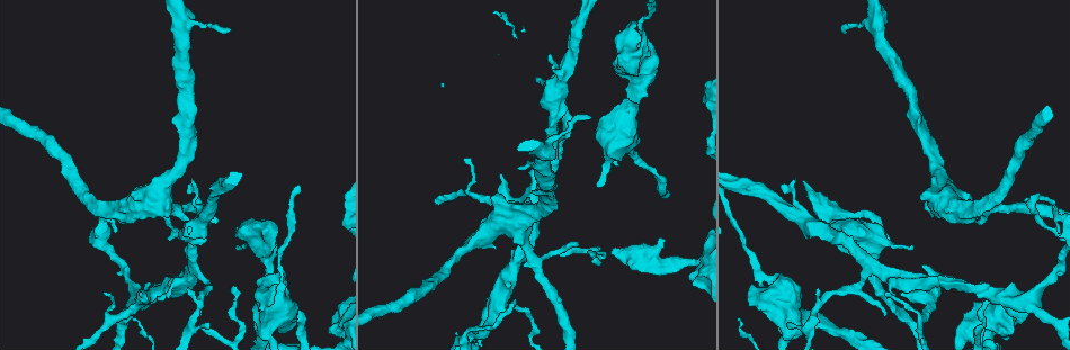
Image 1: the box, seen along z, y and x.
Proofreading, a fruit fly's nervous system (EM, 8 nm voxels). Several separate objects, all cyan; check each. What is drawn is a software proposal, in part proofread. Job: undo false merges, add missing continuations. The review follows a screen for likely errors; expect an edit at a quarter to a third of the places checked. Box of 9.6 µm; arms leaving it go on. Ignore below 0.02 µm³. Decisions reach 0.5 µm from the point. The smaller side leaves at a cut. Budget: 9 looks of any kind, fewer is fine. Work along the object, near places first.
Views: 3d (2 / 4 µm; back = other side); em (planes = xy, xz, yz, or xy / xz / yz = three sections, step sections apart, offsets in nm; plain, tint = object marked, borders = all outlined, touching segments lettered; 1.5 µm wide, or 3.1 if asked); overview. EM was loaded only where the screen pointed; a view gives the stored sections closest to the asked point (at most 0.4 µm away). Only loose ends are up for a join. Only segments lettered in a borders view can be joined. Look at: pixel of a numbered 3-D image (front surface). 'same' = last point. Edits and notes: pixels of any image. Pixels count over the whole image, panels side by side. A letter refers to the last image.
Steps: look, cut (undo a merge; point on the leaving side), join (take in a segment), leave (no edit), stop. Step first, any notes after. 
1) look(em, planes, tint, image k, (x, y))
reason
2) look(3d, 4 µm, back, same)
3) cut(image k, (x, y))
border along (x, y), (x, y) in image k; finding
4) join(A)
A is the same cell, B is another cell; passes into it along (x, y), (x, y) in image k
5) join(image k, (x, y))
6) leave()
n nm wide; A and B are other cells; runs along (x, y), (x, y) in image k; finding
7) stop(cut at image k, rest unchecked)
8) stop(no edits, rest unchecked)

look(3d, 2 µm, image 1, (1038, 198))
sharp bend

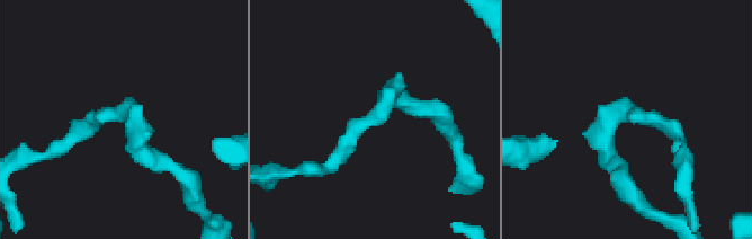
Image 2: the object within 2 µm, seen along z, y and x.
look(em, planes, borders, image 2, (379, 111))
now the EM

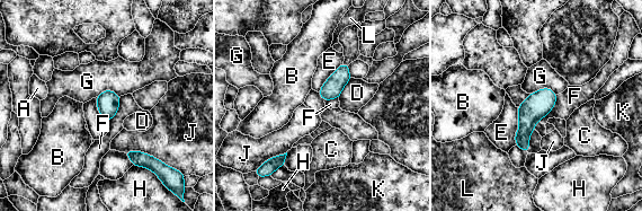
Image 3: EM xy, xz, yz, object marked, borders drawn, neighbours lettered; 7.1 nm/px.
leave()
A, B, C, D, E, F, G, H, J, K and L are other cells; border along (556, 95), (554, 106), (538, 120) in image 3; one neuron here

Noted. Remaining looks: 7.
look(em, planes, plain, image 1, (534, 200))
three arms meet

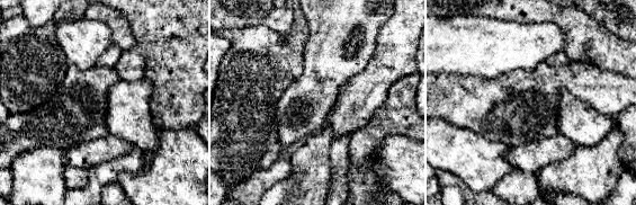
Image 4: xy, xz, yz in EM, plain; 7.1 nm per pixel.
look(em, planes, tint, same)

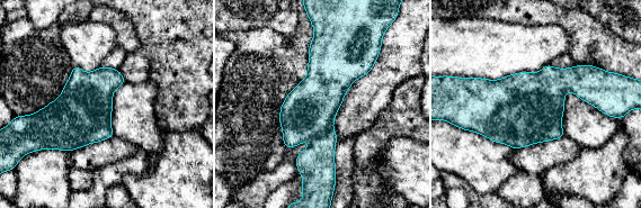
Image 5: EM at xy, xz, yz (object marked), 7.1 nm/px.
look(em, planes, borders, same)

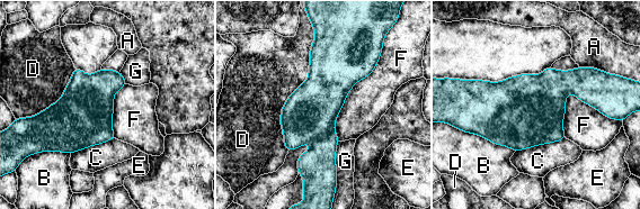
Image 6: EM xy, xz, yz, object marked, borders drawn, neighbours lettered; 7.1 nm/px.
leave()
300 nm wide; A, B, C, D, E, F and G are other cells; border along (566, 96), (572, 92), (618, 120) in image 6; continuous, no second neuron

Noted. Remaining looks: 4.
look(3d, 2 µm, image 1, (576, 247))
free end

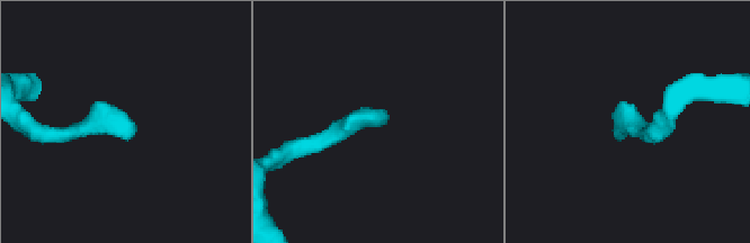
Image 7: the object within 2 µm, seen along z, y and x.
look(em, planes, borders, image 7, (130, 133))

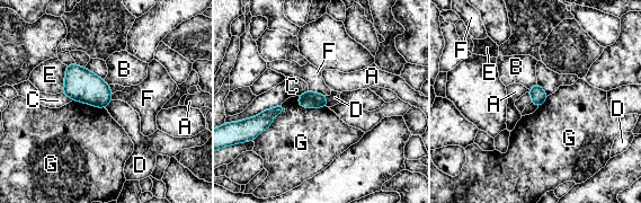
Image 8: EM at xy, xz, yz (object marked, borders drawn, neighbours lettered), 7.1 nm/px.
leave()
A, B, C, D, E, F and G are other cells; border along (323, 96), (328, 106) in image 8; none of them fits

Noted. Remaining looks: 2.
stop(no edits, rest unchecked)

